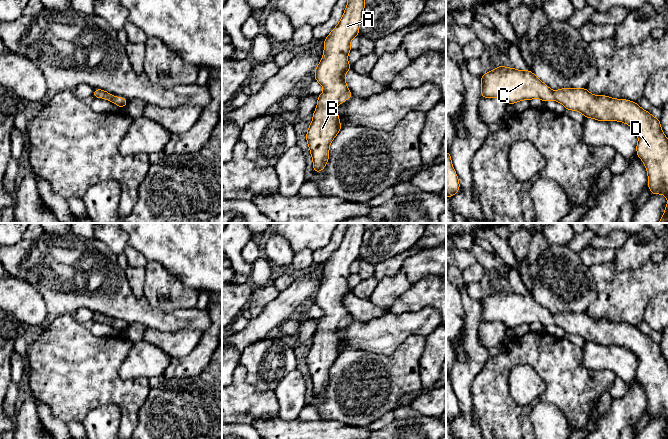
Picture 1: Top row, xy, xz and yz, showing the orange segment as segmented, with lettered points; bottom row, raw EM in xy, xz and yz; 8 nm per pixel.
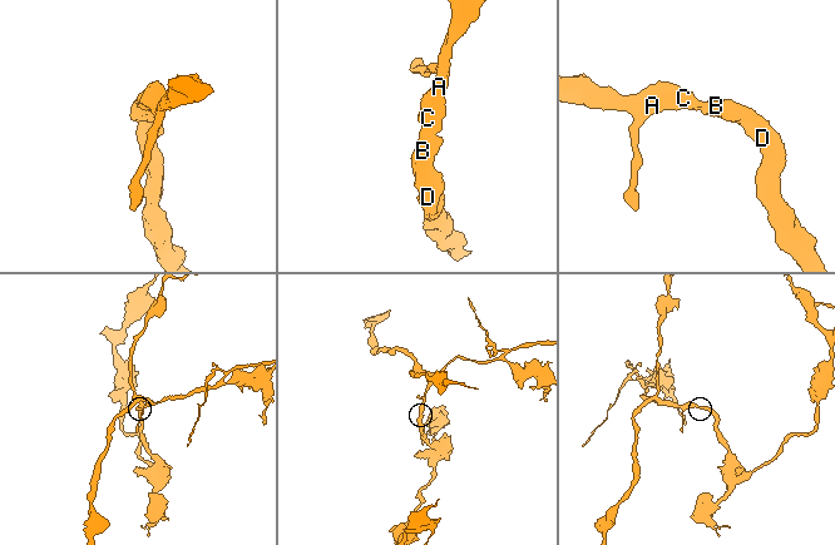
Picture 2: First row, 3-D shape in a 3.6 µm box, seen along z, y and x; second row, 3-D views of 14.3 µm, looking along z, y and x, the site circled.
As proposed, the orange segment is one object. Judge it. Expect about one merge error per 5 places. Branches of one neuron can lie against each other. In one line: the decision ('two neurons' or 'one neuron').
one neuron

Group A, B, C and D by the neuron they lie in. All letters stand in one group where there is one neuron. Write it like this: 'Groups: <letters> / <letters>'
Groups: A B C D

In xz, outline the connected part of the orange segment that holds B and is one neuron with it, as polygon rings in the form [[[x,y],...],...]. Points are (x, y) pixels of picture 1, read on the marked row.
[[[348,0],[338,25],[324,40],[324,53],[315,69],[314,79],[324,88],[308,128],[306,140],[313,159],[314,172],[321,172],[329,159],[329,146],[342,126],[336,106],[352,98],[345,74],[351,69],[348,53],[351,40],[359,35],[365,0]]]

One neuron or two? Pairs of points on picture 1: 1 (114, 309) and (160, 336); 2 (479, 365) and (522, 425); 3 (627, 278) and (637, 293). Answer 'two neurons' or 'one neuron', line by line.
1: two neurons
2: two neurons
3: one neuron

